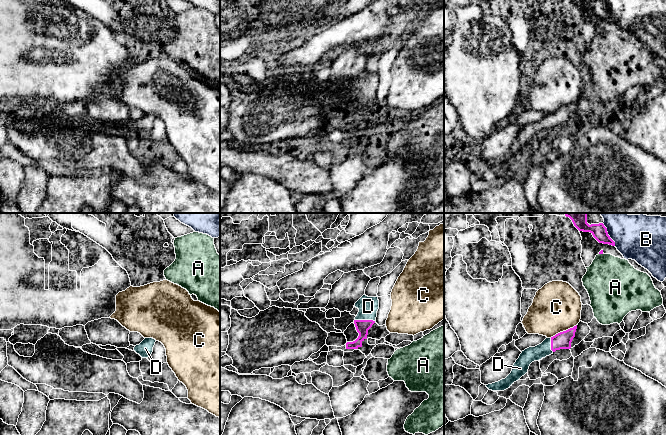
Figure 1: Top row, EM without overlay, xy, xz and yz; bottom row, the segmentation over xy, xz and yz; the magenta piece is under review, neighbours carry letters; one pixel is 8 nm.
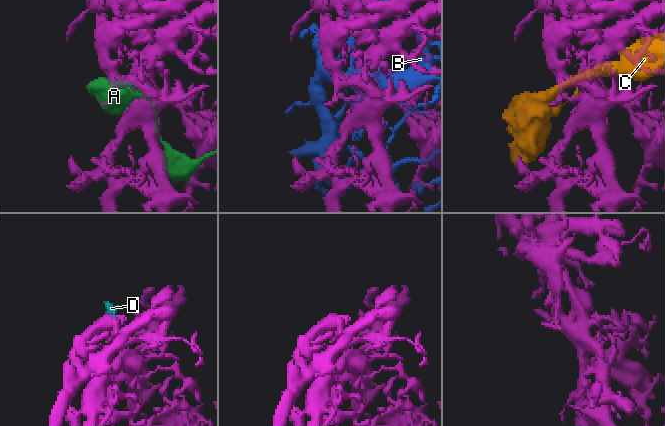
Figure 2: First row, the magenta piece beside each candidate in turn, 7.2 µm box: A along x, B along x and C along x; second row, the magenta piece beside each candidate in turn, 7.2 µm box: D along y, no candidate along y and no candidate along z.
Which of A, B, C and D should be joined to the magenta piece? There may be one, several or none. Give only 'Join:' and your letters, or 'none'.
Join: D

